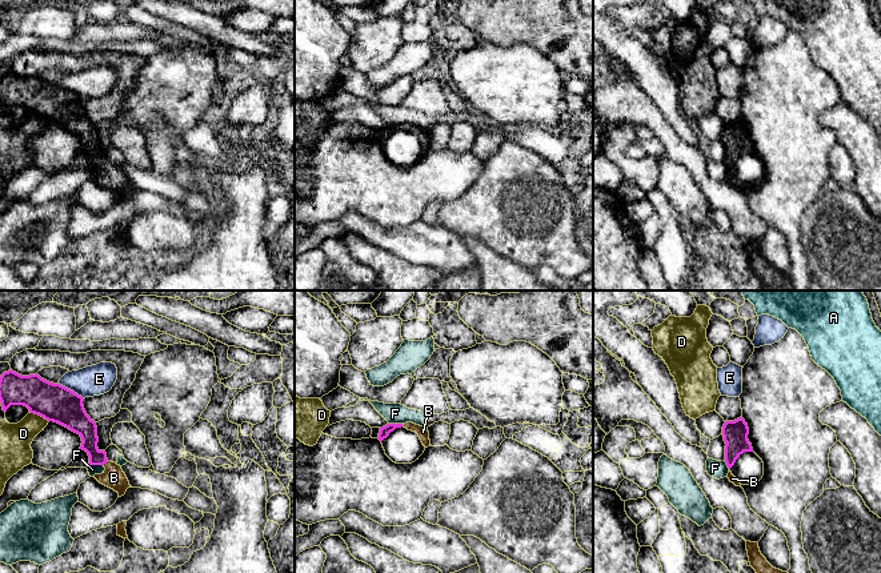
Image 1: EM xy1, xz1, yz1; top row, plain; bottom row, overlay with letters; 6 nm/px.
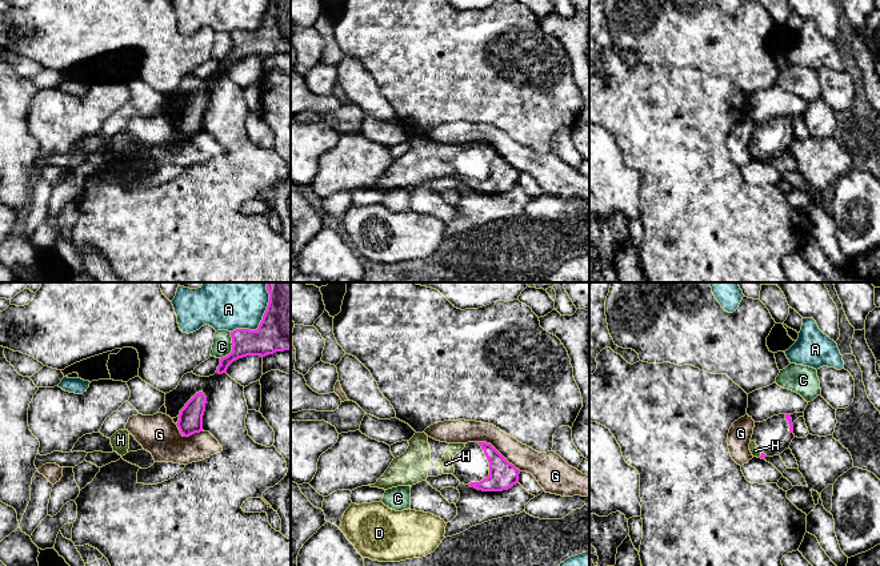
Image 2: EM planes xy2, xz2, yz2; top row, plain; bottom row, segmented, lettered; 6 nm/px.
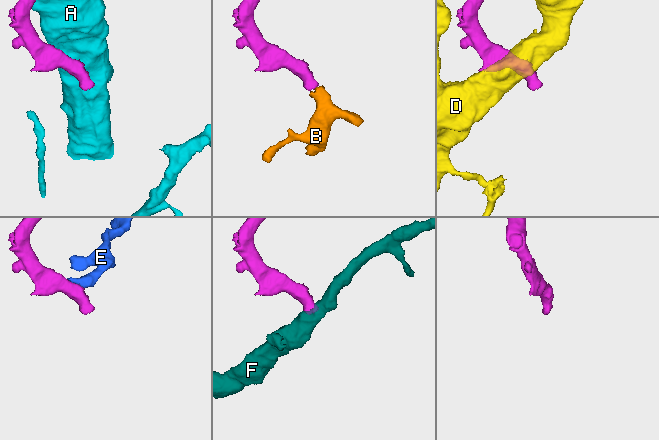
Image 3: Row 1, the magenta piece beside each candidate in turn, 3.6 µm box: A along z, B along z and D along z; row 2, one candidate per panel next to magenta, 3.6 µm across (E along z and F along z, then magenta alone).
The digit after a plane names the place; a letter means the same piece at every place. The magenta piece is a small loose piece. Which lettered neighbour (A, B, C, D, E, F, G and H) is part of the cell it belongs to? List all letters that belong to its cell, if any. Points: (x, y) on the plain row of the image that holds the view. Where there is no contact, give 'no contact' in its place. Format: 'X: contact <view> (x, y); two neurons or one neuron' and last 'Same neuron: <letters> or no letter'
A: contact xy2 (259, 28); two neurons
B: contact xy1 (105, 163); one neuron
C: contact xy2 (232, 48); two neurons
D: contact xy1 (39, 116); two neurons
E: contact xy1 (69, 91); two neurons
F: contact xy1 (96, 165); two neurons
G: contact xz2 (498, 153); two neurons
H: contact yz2 (760, 157); one neuron
Same neuron: B, H

